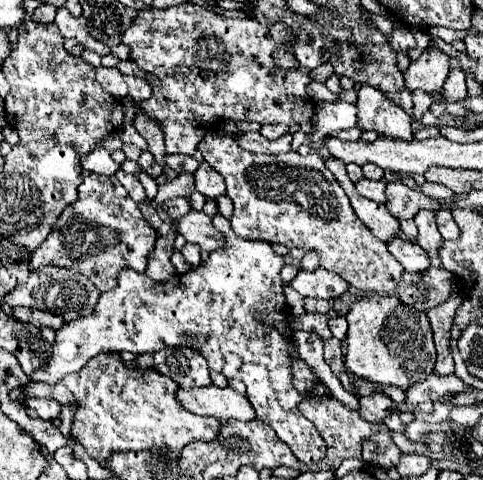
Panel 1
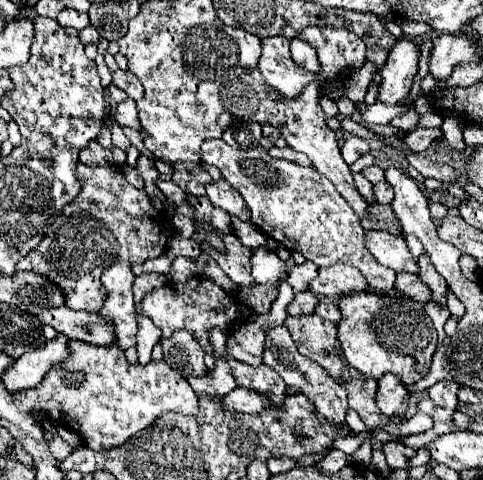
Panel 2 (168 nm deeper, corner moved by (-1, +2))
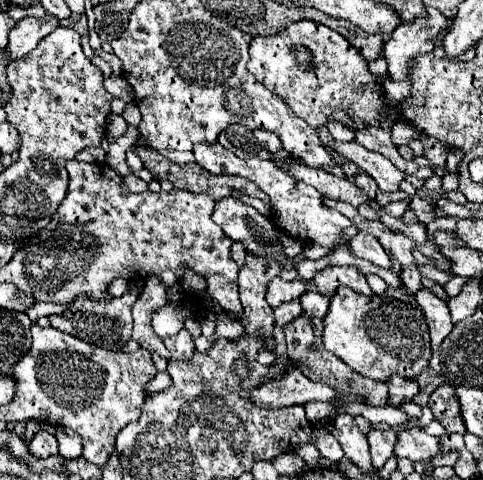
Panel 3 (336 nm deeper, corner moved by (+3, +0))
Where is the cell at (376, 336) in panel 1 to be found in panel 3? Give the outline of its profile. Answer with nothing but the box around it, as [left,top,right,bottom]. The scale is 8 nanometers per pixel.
[323,286,431,382]

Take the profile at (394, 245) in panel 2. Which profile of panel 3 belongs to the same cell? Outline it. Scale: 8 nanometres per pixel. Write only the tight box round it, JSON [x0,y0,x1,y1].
[349,232,391,268]

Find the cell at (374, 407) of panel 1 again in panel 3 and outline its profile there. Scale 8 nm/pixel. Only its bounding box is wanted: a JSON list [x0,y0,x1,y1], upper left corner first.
[387,376,419,406]

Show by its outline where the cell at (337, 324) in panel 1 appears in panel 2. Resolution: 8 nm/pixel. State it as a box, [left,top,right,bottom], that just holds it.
[315,300,341,324]

